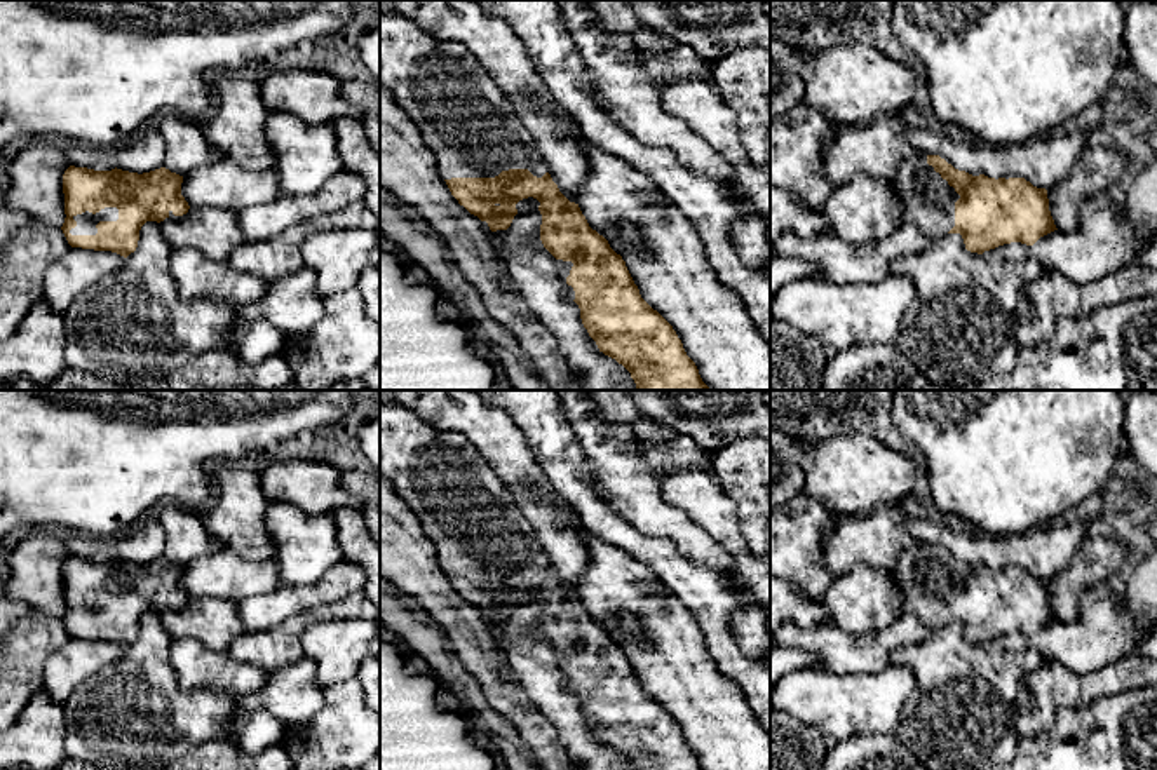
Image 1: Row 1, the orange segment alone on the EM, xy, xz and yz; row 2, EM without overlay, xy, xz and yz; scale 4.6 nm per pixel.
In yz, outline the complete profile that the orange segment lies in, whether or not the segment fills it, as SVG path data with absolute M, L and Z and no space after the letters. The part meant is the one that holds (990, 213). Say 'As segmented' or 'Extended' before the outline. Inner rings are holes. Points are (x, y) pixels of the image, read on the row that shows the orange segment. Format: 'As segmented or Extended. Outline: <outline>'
Extended. Outline: M939 155L901 164L890 186L903 206L903 226L917 225L932 240L960 233L971 253L1011 242L1033 246L1058 230L1045 188L1025 178L972 176Z

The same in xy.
Extended. Outline: M70 165L63 174L66 218L61 230L71 247L127 258L146 221L160 223L188 213L181 183L183 176L166 167L138 174Z

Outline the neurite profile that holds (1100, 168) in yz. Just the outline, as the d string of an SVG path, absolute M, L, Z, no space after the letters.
M1099 143L1084 150L1073 171L1045 188L1049 211L1058 230L1073 232L1079 228L1080 206L1096 195L1106 195L1120 181L1127 159Z

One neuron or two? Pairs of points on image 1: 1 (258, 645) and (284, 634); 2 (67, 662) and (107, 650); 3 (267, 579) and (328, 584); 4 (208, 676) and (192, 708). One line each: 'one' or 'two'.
1: one
2: one
3: two
4: two

